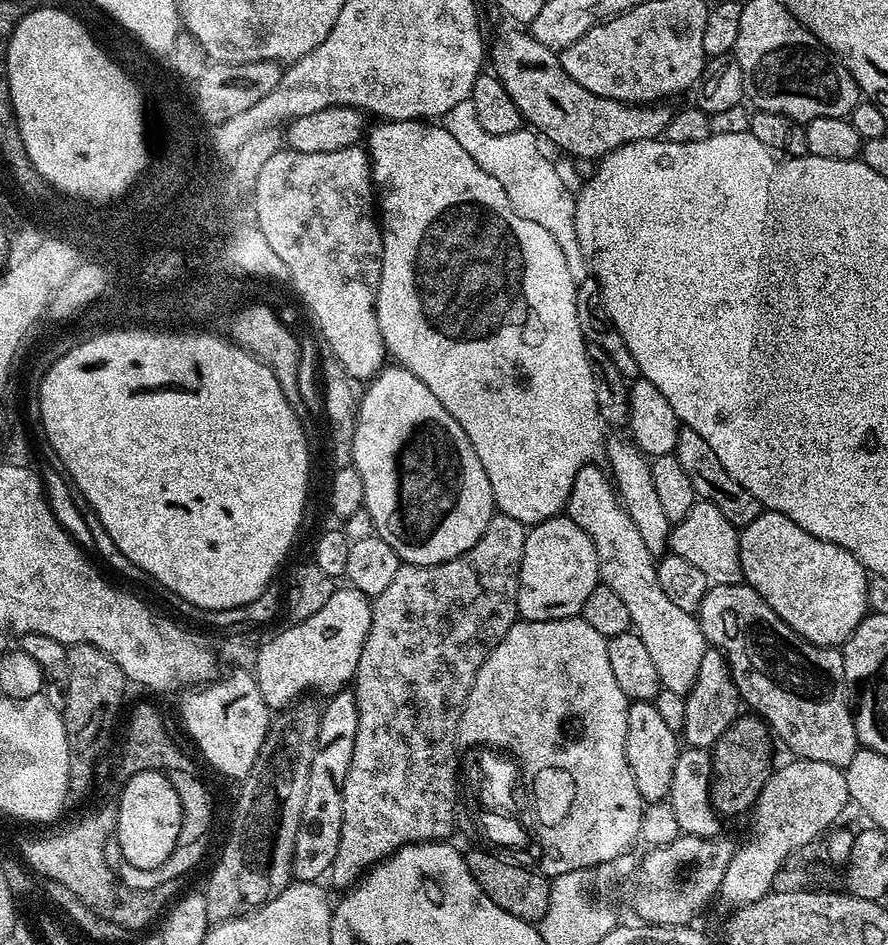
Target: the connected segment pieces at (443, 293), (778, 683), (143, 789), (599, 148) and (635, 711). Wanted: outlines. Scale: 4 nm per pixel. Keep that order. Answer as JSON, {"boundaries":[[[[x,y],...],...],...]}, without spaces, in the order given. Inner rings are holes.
{"boundaries":[[[[390,120],[378,124],[373,132],[371,129],[367,133],[366,151],[372,165],[372,182],[378,193],[378,216],[382,221],[384,237],[376,313],[387,355],[391,359],[393,356],[396,359],[393,361],[399,367],[417,376],[426,390],[430,390],[430,394],[434,394],[434,398],[446,406],[454,422],[462,426],[466,438],[470,438],[470,446],[474,446],[474,454],[478,454],[478,462],[482,462],[482,470],[486,470],[486,478],[490,478],[495,507],[503,515],[518,518],[518,522],[526,526],[559,516],[565,511],[578,470],[593,463],[597,459],[596,455],[601,455],[606,443],[606,433],[603,432],[605,429],[594,395],[592,363],[588,361],[589,345],[578,326],[578,282],[570,274],[566,254],[562,254],[562,246],[554,242],[554,237],[544,227],[538,226],[538,222],[530,222],[530,218],[522,218],[522,214],[510,206],[510,198],[506,198],[506,190],[502,190],[498,178],[490,178],[490,174],[486,174],[486,170],[482,170],[482,166],[478,166],[478,162],[474,162],[474,158],[470,158],[462,146],[458,146],[454,134],[447,132],[439,123]]],[[[743,582],[738,584],[718,584],[709,587],[706,598],[702,602],[698,613],[698,619],[700,621],[700,629],[704,635],[705,641],[711,647],[717,648],[721,654],[728,660],[728,667],[732,670],[732,677],[734,682],[738,686],[738,690],[742,693],[742,700],[745,705],[748,704],[753,713],[759,716],[765,724],[768,725],[769,729],[773,733],[776,732],[780,735],[780,740],[785,744],[786,747],[792,751],[791,755],[793,757],[799,758],[801,760],[813,760],[814,762],[826,762],[830,766],[844,770],[847,769],[848,764],[857,754],[858,751],[858,741],[856,739],[856,718],[854,715],[853,705],[848,704],[848,692],[850,696],[850,685],[848,679],[846,678],[846,670],[844,669],[844,654],[839,647],[833,646],[827,648],[821,644],[811,644],[806,638],[802,638],[792,629],[790,626],[786,626],[786,622],[782,622],[782,618],[778,618],[778,614],[774,614],[774,610],[770,610],[770,606],[765,602],[756,591]],[[748,664],[757,672],[760,677],[757,680],[752,680],[748,684]]],[[[151,771],[134,774],[123,784],[120,794],[120,808],[114,840],[120,844],[120,854],[125,861],[136,867],[152,868],[166,862],[169,855],[180,844],[182,826],[182,806],[174,790],[171,779],[163,771]]],[[[516,30],[520,32],[508,32],[496,45],[490,48],[490,68],[500,85],[510,94],[514,106],[520,111],[521,117],[533,124],[541,137],[553,140],[560,152],[569,154],[571,157],[579,158],[585,156],[586,159],[595,161],[603,158],[609,152],[618,150],[635,140],[655,140],[663,137],[666,126],[670,122],[673,109],[667,108],[664,102],[625,102],[614,98],[602,98],[598,94],[590,94],[586,86],[578,86],[570,74],[562,66],[559,55],[553,49],[542,46],[528,30]]],[[[646,700],[629,703],[626,714],[626,758],[634,774],[634,783],[638,785],[638,794],[642,794],[645,804],[668,800],[668,791],[674,782],[674,766],[681,751],[678,733],[666,726],[664,719],[658,715],[655,703]]]]}

